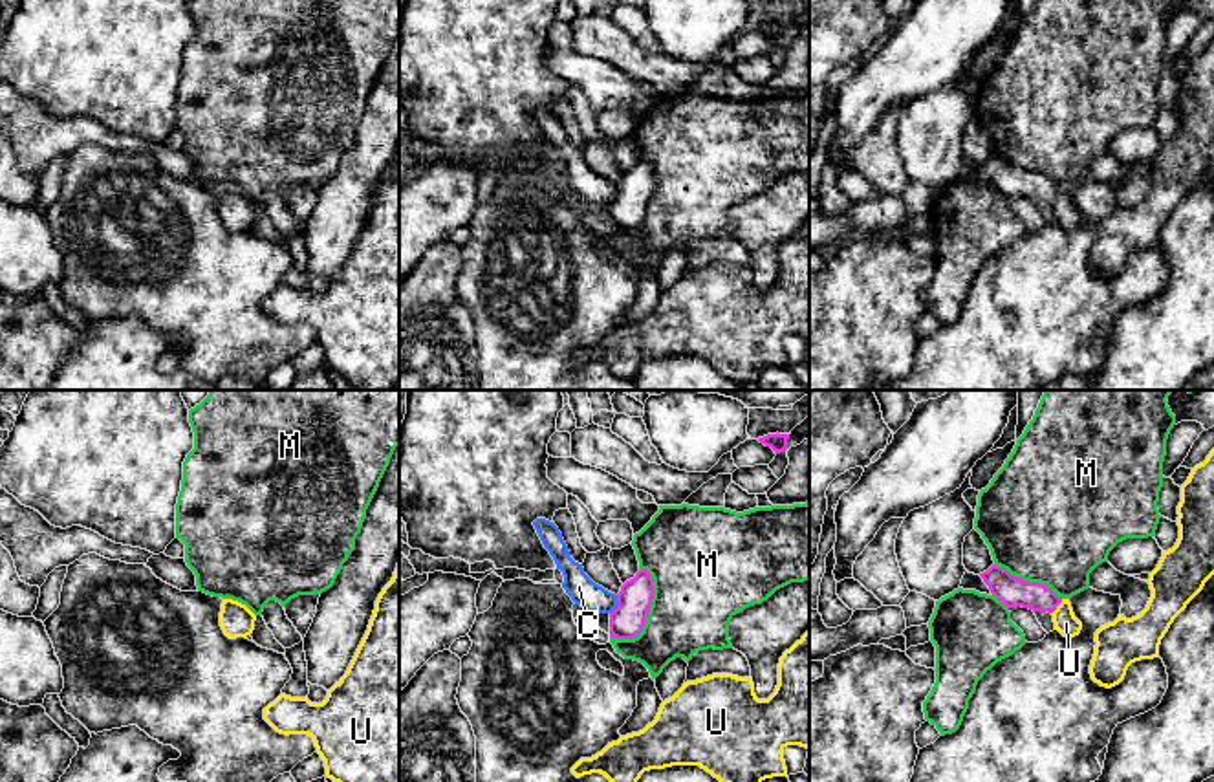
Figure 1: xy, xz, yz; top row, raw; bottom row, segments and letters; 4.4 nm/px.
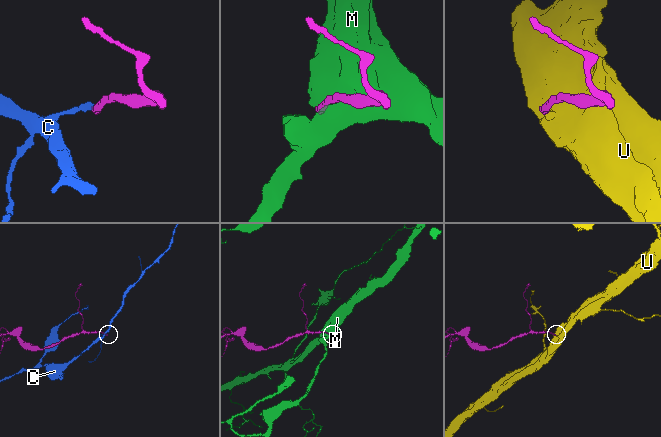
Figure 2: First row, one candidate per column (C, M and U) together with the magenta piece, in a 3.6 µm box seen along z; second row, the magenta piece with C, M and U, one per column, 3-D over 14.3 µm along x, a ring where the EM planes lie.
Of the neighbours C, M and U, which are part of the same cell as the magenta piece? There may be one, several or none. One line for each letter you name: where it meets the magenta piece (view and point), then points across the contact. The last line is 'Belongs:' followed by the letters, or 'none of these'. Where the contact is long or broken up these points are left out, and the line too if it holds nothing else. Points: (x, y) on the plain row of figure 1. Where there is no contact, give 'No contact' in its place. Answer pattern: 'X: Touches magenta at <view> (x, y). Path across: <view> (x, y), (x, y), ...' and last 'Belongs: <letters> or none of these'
U: Touches magenta at yz (1057, 195). Path across: yz (1011, 180), (1057, 195), (1066, 213)
Belongs: U

